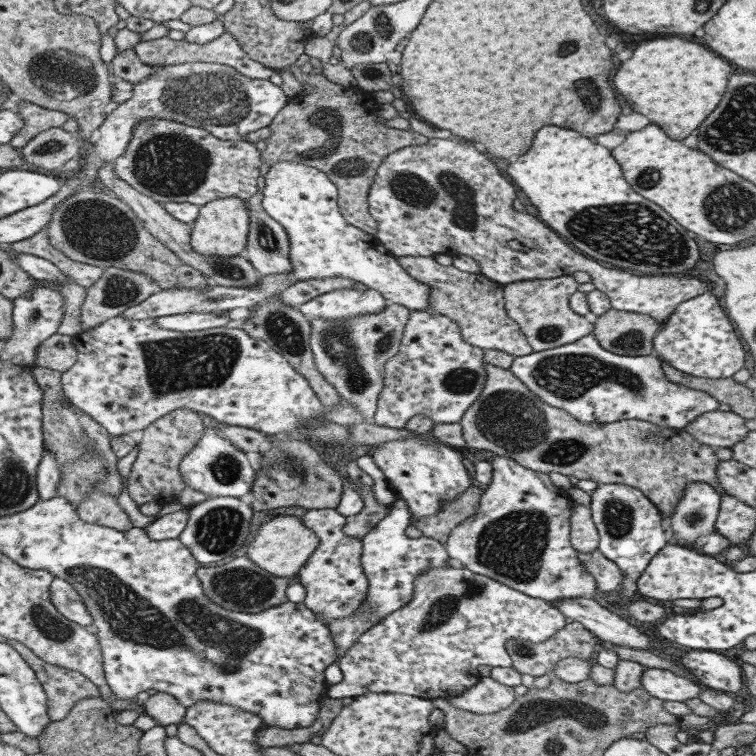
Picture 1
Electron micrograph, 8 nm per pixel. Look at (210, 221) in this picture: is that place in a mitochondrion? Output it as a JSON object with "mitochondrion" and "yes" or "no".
{"mitochondrion":"no"}

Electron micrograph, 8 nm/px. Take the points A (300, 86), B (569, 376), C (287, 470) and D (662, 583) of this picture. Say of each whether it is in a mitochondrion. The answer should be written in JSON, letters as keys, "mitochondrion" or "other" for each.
{"A":"other","B":"mitochondrion","C":"mitochondrion","D":"other"}

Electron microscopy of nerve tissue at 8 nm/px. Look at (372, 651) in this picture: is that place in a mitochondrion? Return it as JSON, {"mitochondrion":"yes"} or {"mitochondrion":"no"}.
{"mitochondrion":"no"}

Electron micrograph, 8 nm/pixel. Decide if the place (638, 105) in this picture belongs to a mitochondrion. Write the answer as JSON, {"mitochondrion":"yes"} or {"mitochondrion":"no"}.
{"mitochondrion":"no"}

